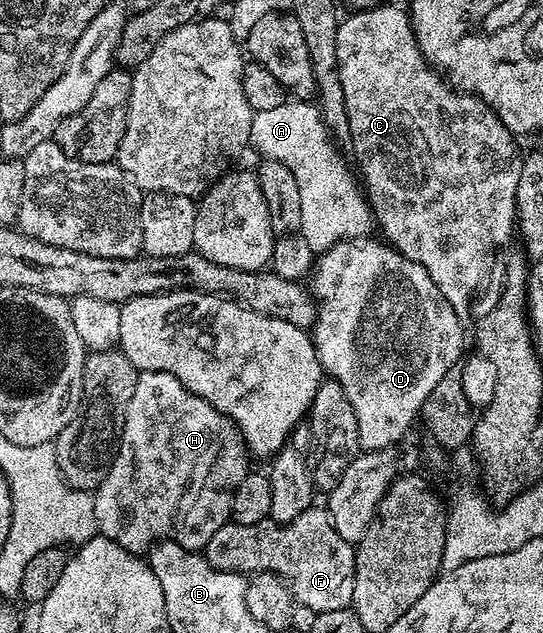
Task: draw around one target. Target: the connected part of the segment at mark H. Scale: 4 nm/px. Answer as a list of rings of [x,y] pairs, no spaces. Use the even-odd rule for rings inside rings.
[[[164,371],[142,372],[137,377],[137,389],[133,389],[133,397],[127,406],[123,431],[119,435],[119,446],[115,453],[113,465],[109,469],[105,481],[101,481],[99,488],[93,492],[95,525],[98,534],[115,541],[117,545],[121,545],[122,549],[129,550],[133,555],[138,556],[150,552],[151,548],[160,541],[176,543],[185,548],[186,551],[198,552],[200,549],[206,548],[209,537],[213,537],[213,533],[217,533],[217,529],[221,529],[221,525],[225,525],[231,518],[233,493],[237,489],[237,485],[241,485],[241,481],[245,481],[249,470],[247,459],[249,460],[247,446],[243,444],[241,433],[235,428],[235,422],[232,419],[217,413],[217,409],[213,409],[213,405],[209,405],[209,401],[189,393],[189,389],[185,389],[185,385],[181,385],[181,381],[177,377]]]

